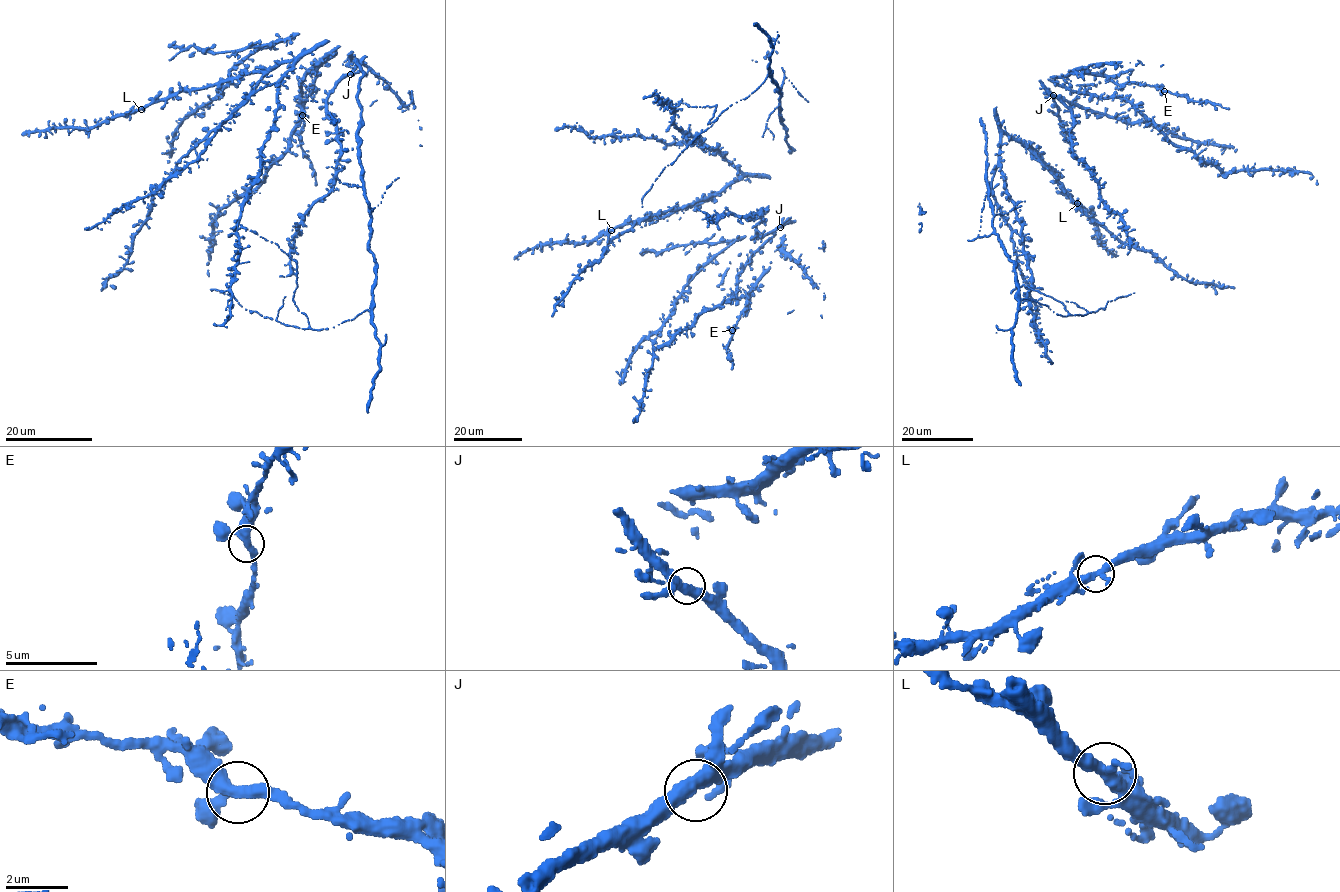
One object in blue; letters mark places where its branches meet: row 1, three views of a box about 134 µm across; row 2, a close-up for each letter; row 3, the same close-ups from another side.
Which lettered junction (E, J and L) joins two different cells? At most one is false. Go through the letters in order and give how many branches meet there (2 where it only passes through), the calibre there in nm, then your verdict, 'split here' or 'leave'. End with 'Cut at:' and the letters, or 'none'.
E: 3 | 320 nm | leave
J: 3 | 320 nm | leave
L: 3 | 320 nm | leave
Cut at: none

